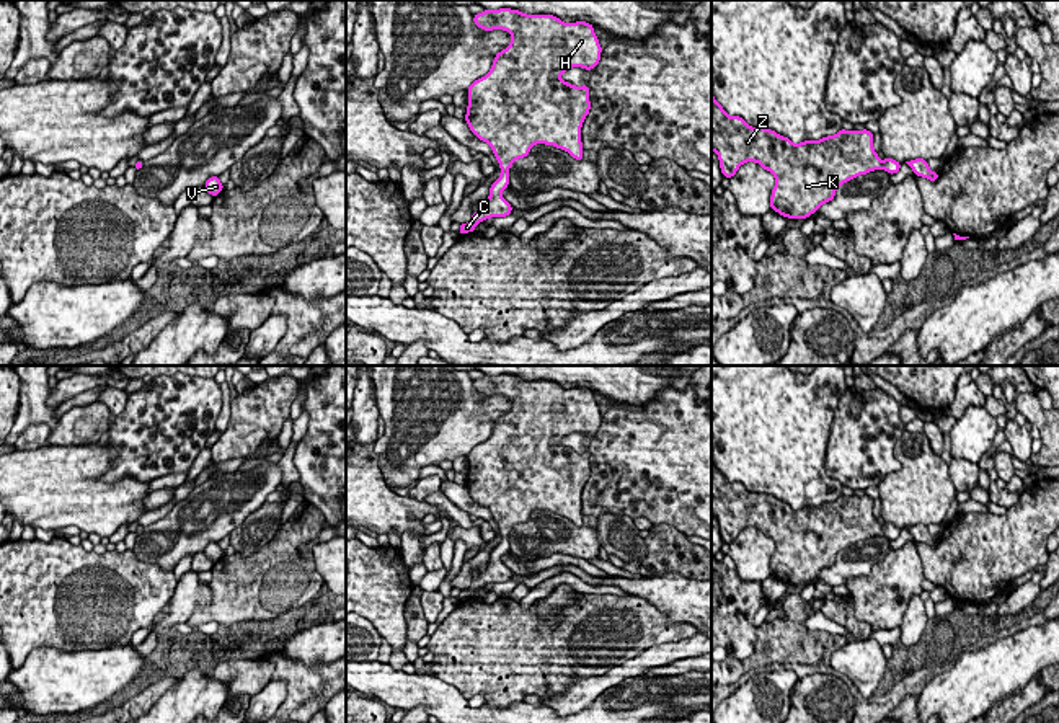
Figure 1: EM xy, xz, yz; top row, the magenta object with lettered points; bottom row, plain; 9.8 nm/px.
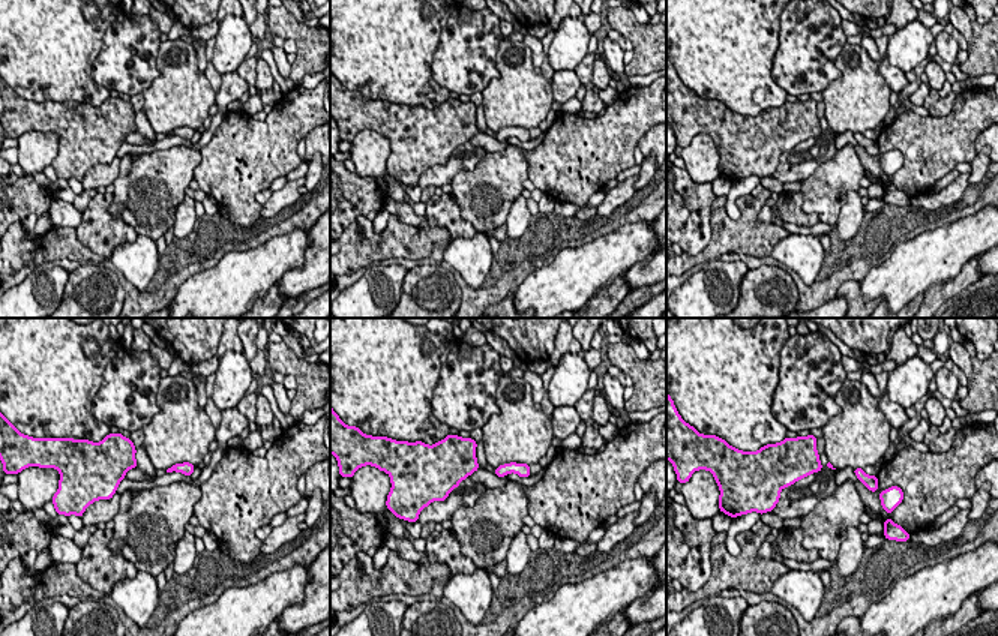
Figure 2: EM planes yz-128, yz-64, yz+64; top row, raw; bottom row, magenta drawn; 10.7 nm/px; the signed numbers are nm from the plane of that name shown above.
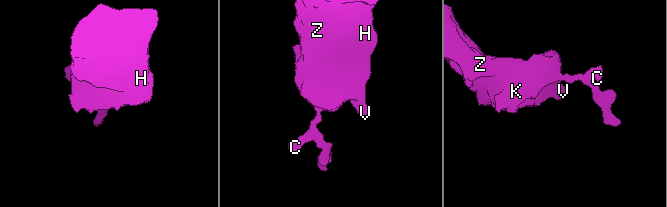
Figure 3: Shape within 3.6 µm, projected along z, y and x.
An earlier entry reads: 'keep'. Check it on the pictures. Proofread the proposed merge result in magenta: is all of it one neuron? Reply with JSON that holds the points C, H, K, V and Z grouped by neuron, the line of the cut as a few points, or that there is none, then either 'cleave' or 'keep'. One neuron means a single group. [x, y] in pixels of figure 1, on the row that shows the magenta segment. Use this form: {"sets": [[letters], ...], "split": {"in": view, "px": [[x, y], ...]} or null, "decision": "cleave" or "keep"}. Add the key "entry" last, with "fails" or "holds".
{"sets": [["C", "H", "K", "V", "Z"]], "split": null, "decision": "keep", "entry": "holds"}

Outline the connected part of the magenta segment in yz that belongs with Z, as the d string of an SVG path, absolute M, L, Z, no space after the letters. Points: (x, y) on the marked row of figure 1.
M711 91L711 150L720 158L723 176L733 178L742 163L759 163L775 176L775 188L770 196L772 211L788 219L808 219L824 202L834 199L839 186L860 175L875 170L886 170L889 175L897 173L902 163L894 158L881 162L873 149L873 135L868 129L840 129L835 135L827 135L821 140L793 144L775 131L751 127L742 118L728 116Z

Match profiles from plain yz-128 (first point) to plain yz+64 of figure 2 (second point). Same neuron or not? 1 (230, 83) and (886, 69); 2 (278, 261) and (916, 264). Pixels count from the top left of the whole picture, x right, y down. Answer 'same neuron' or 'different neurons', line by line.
1: same neuron
2: same neuron

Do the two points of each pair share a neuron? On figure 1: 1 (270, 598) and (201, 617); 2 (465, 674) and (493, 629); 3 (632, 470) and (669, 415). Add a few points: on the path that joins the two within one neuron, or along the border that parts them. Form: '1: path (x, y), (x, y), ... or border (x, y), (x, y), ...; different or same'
1: path (253, 598), (229, 598), (217, 607); same
2: path (477, 663), (493, 640); same
3: path (645, 457), (669, 433), (669, 428); same

